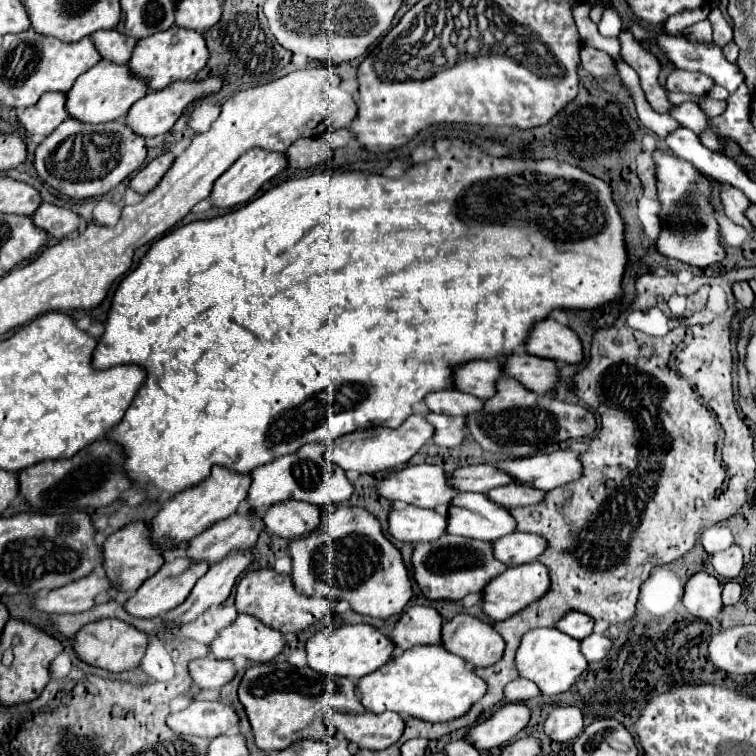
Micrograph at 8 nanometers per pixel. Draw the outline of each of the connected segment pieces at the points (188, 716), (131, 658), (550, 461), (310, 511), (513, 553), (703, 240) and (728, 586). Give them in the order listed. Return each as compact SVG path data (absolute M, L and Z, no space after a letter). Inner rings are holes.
M192 701L184 711L168 715L168 727L180 735L214 739L238 725L238 715L220 701Z
M102 619L96 623L88 623L74 635L74 653L78 655L78 659L112 673L134 669L136 663L144 657L146 645L148 645L146 633L140 633L132 625L126 625L124 621L118 619Z
M560 449L554 453L498 461L496 467L512 475L514 481L520 485L552 491L554 487L566 485L568 481L576 481L582 475L578 455L580 453L574 449Z
M284 501L270 507L262 515L262 521L272 535L294 539L314 531L322 521L320 517L322 511L316 505L308 505L304 501Z
M510 533L508 537L500 537L492 543L492 549L500 563L512 567L522 565L524 561L536 561L538 555L546 549L546 539L532 533Z
M656 149L654 161L656 161L656 179L658 179L658 199L662 203L662 211L660 211L662 233L658 239L658 251L662 255L680 259L698 269L722 261L726 253L718 243L718 223L712 217L714 209L708 201L710 183L698 173L698 169L692 163L668 151ZM696 199L698 199L698 209L696 209Z
M728 581L722 585L722 603L724 605L734 605L740 599L742 587L736 581Z

